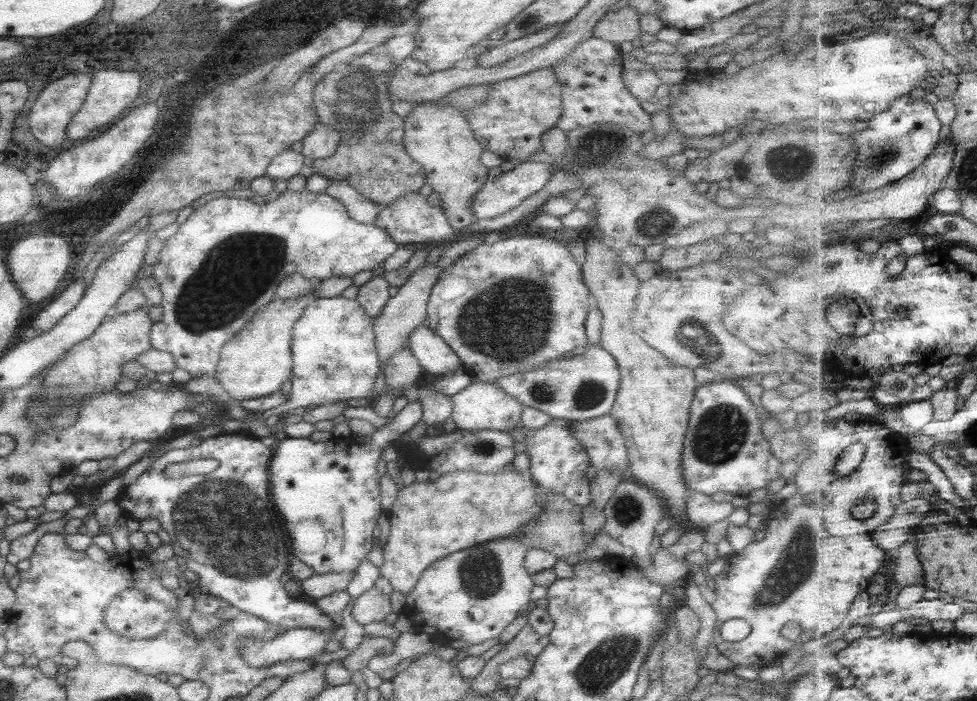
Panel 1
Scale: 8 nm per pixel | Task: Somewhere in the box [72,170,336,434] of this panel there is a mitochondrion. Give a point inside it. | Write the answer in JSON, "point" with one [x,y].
{"point":[238,273]}

